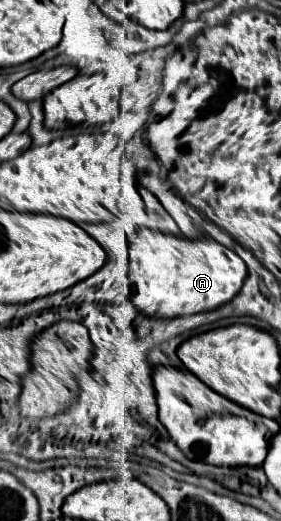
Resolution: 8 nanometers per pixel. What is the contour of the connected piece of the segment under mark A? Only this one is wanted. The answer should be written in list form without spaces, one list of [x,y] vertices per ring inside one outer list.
[[[149,228],[127,236],[133,306],[149,318],[179,318],[215,310],[237,296],[247,278],[245,262],[213,238],[177,238]]]

